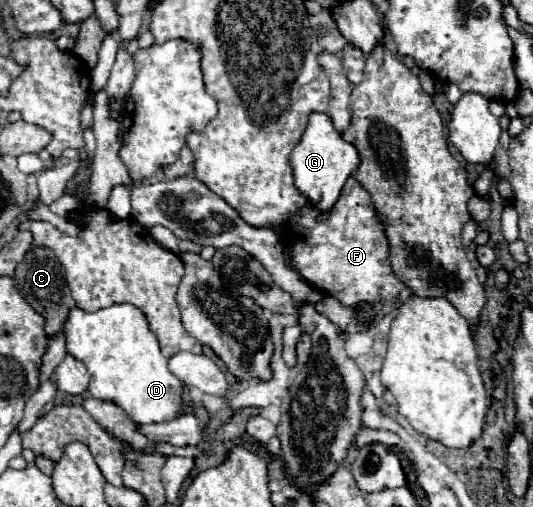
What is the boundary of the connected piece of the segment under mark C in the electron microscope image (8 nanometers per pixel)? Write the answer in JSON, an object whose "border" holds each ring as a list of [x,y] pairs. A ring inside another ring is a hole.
{"border":[[[46,247],[28,251],[16,267],[16,287],[18,287],[20,295],[32,305],[32,309],[44,317],[44,321],[46,321],[44,327],[46,327],[48,339],[58,335],[62,331],[62,323],[66,321],[66,315],[70,313],[70,309],[76,303],[74,303],[74,299],[70,295],[70,287],[64,279],[64,267],[56,259],[54,251],[46,249]]]}

